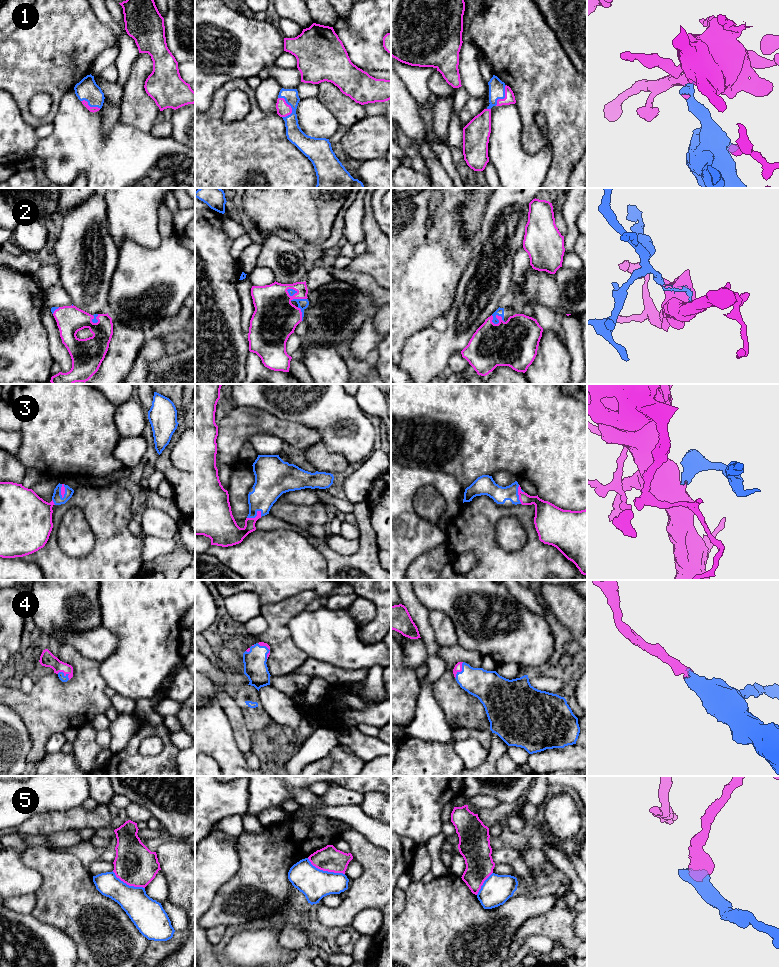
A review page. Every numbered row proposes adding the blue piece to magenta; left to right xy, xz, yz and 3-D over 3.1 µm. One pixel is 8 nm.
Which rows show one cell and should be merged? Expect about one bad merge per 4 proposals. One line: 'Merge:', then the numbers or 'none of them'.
Merge: 1, 2, 3, 4

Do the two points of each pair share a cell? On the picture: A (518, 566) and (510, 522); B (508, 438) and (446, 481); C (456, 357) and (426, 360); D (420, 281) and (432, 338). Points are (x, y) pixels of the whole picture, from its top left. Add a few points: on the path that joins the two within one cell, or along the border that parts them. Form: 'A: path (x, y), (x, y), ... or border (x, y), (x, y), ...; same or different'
A: border (495, 537), (508, 551), (518, 551), (528, 539); different
B: border (431, 470), (441, 470), (451, 474), (462, 487); different
C: border (460, 350), (456, 350), (450, 356), (447, 365); different
D: border (430, 326), (415, 332), (409, 338); different

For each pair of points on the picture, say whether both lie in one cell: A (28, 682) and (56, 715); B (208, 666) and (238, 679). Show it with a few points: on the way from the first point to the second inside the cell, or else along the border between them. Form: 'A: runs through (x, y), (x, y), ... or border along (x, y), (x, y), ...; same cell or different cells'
A: border along (35, 677), (34, 684), (26, 692), (17, 685); different cells
B: runs through (215, 673), (221, 679), (231, 679); same cell

